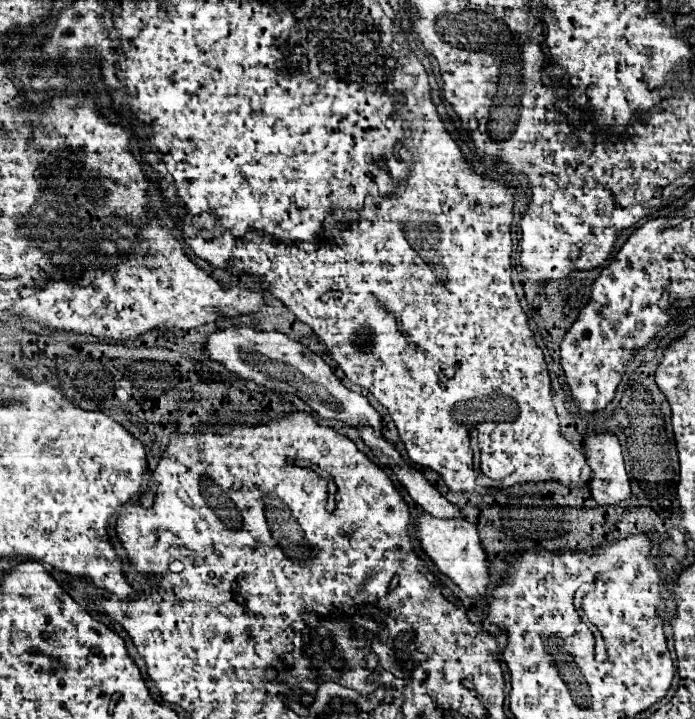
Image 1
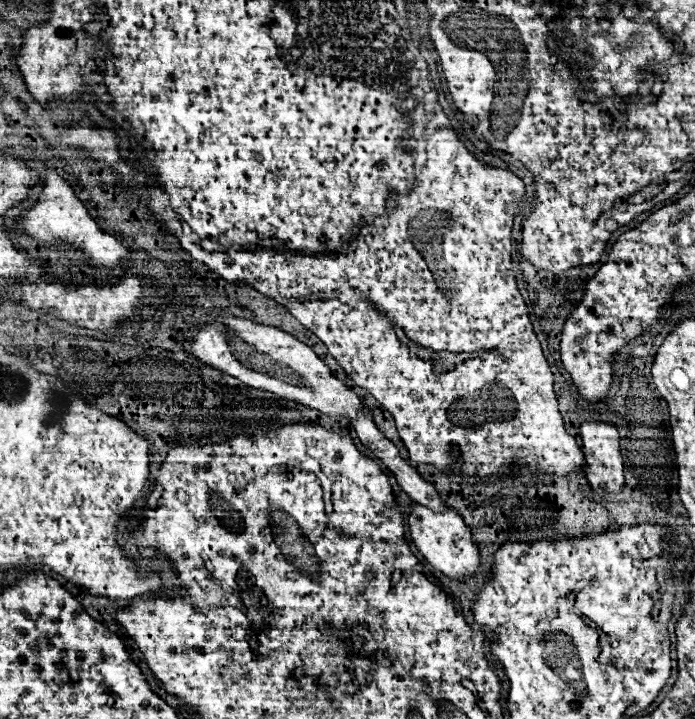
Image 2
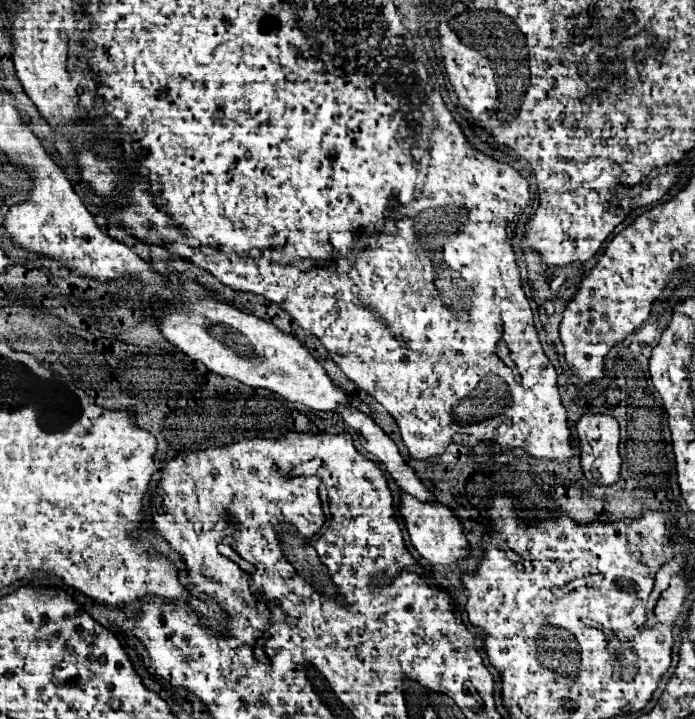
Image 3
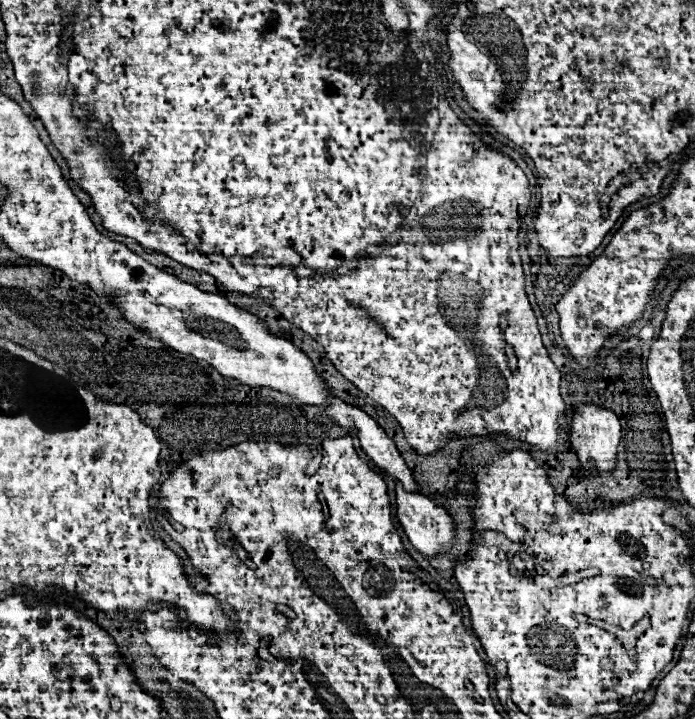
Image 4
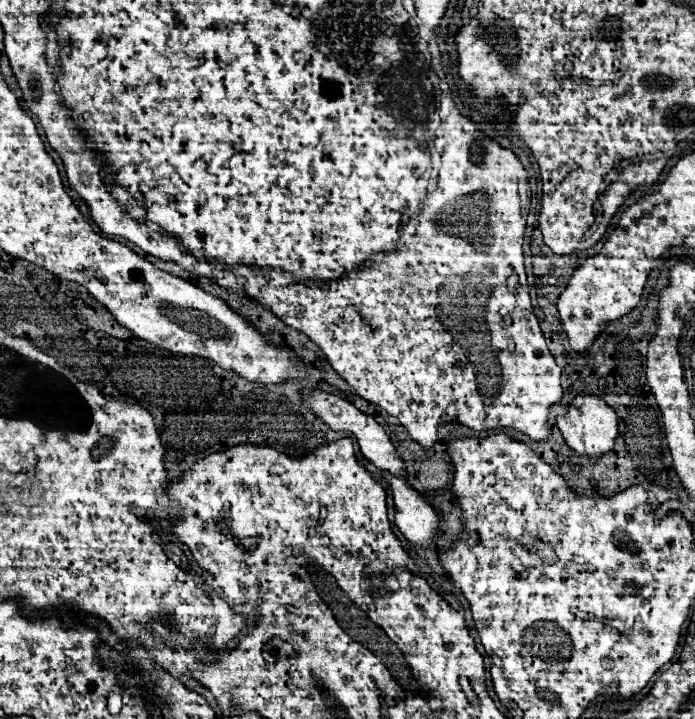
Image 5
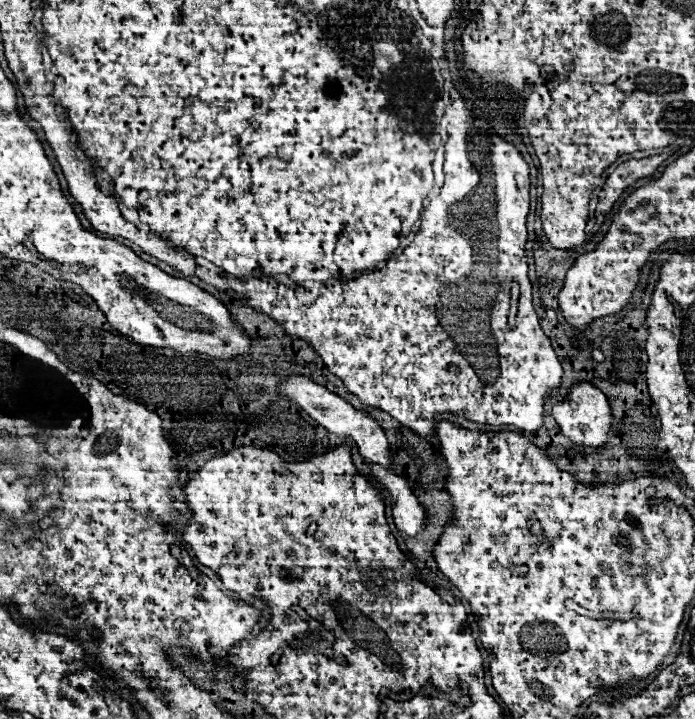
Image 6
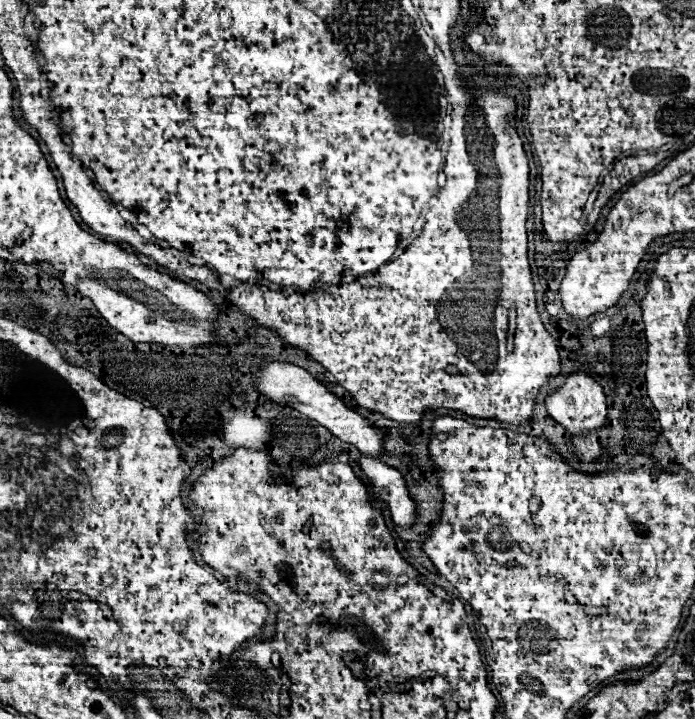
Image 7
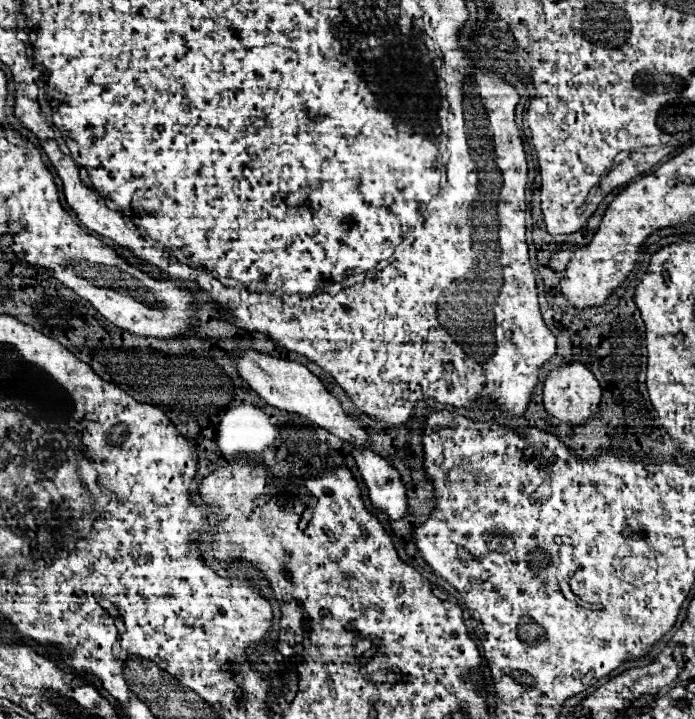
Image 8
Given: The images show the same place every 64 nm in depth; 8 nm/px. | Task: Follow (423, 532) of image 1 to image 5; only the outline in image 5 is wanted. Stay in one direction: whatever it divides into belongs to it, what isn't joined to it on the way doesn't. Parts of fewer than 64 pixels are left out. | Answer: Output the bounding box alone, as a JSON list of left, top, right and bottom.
[382,472,438,548]

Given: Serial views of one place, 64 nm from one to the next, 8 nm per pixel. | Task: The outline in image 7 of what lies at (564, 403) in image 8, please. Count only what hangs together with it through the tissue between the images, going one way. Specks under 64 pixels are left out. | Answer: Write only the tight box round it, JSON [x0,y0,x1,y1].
[546,372,606,434]

